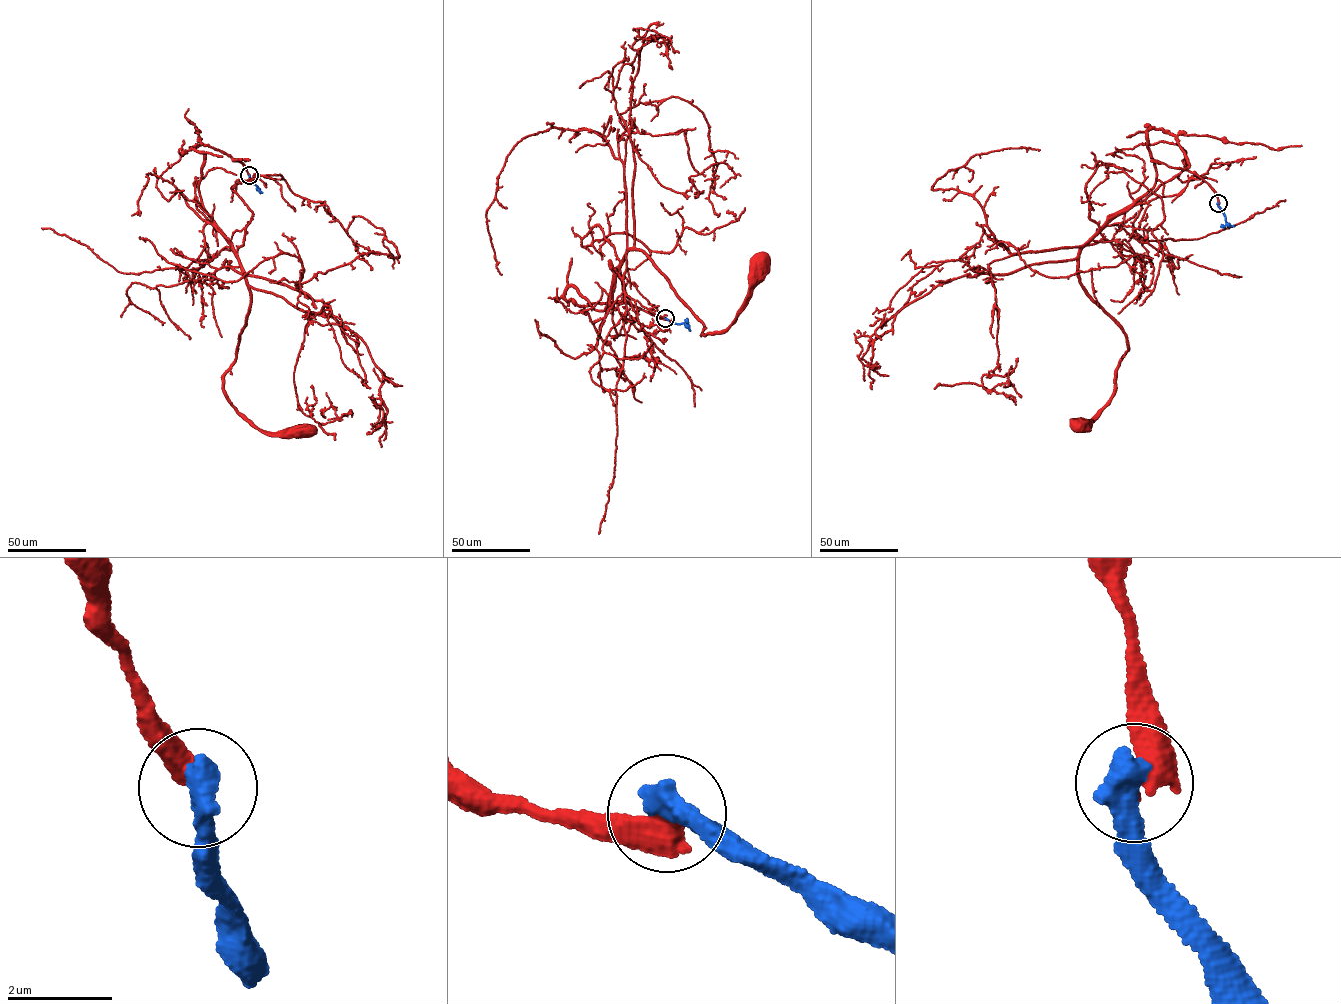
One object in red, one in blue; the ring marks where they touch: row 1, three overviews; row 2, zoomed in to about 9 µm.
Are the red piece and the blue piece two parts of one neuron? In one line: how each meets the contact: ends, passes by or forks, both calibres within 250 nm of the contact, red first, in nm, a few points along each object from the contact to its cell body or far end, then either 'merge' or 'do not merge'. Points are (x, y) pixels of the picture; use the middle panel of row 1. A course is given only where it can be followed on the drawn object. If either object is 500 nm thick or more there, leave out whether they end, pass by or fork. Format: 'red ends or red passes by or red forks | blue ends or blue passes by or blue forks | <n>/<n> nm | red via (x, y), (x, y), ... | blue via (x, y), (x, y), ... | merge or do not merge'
500/600 nm | red via (666, 318), (564, 290), (603, 311), (640, 250), (712, 335), (753, 279) | blue via (666, 318), (683, 323), (690, 330) | do not merge

